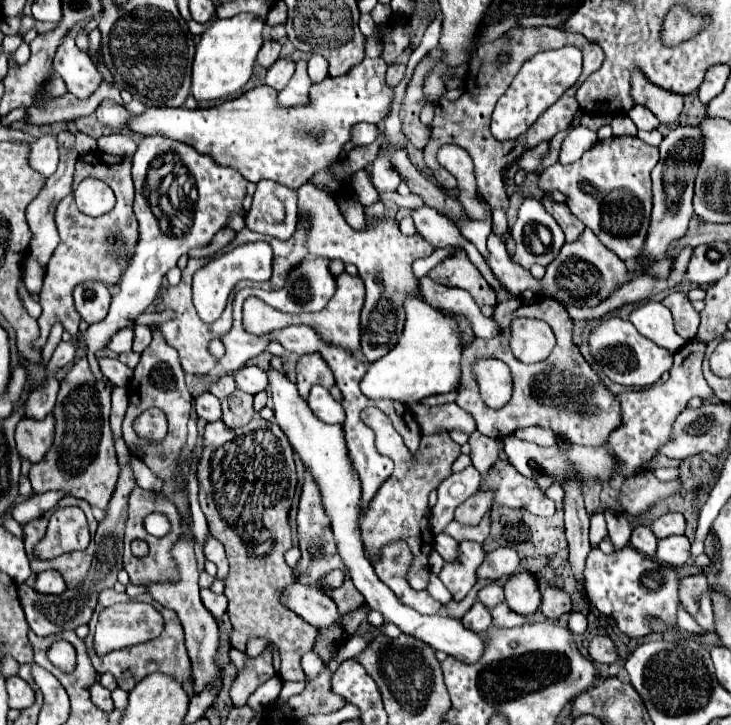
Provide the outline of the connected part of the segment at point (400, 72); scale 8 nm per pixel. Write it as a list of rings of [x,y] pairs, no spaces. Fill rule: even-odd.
[[[390,65],[388,67],[388,73],[386,73],[388,87],[396,87],[404,79],[404,71],[406,71],[404,65]]]

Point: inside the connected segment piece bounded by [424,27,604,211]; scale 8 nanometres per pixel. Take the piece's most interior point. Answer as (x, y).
(465, 122)

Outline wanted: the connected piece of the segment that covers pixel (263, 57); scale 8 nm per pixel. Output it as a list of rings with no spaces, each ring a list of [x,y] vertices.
[[[268,39],[268,41],[264,41],[264,45],[262,45],[262,49],[260,49],[260,53],[258,53],[258,65],[262,65],[262,67],[270,67],[270,65],[274,65],[274,61],[278,59],[278,55],[280,55],[280,43],[276,43],[276,41],[272,41],[272,39]]]

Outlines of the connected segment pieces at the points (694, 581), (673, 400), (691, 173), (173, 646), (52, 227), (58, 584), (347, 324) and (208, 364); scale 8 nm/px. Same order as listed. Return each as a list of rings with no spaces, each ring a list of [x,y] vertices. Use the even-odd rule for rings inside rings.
[[[692,575],[692,577],[684,577],[680,581],[680,601],[682,607],[690,613],[696,615],[700,609],[700,597],[702,593],[708,591],[708,579],[706,575]]]
[[[688,341],[680,351],[676,351],[668,381],[664,381],[660,387],[648,387],[642,391],[628,391],[628,393],[616,395],[616,399],[620,401],[620,407],[622,407],[620,409],[622,423],[616,431],[612,431],[608,435],[608,441],[604,443],[608,453],[618,461],[614,479],[632,477],[650,465],[646,461],[650,461],[658,453],[658,449],[672,439],[672,425],[692,397],[714,397],[712,389],[708,387],[706,379],[702,377],[704,351],[706,351],[704,343]]]
[[[676,127],[672,129],[660,143],[660,161],[652,169],[652,191],[654,191],[654,209],[652,209],[652,223],[648,229],[648,239],[642,251],[642,257],[650,257],[652,263],[644,273],[664,277],[672,267],[672,259],[666,255],[666,249],[672,241],[680,239],[686,229],[688,221],[694,215],[692,211],[692,195],[694,195],[694,179],[698,165],[702,161],[704,137],[700,127]]]
[[[104,589],[104,591],[100,593],[100,597],[98,597],[98,605],[96,605],[93,616],[88,623],[89,634],[86,639],[84,639],[84,641],[86,641],[86,647],[88,647],[88,655],[90,655],[92,663],[94,663],[94,667],[96,667],[100,673],[110,671],[110,673],[116,677],[118,687],[124,689],[124,691],[130,691],[140,679],[144,679],[144,677],[150,675],[152,671],[162,671],[162,673],[166,673],[166,675],[172,675],[172,677],[178,679],[180,683],[190,681],[190,671],[192,671],[192,667],[190,667],[190,659],[188,659],[186,647],[184,647],[184,631],[182,631],[182,625],[180,625],[180,621],[178,621],[178,615],[176,615],[174,611],[162,607],[162,605],[160,605],[158,601],[154,601],[148,593],[140,595],[138,599],[140,599],[141,602],[150,603],[152,607],[156,607],[156,609],[162,613],[164,623],[166,623],[166,625],[164,625],[164,631],[162,631],[160,637],[156,637],[154,641],[140,643],[140,645],[134,645],[134,647],[126,647],[126,649],[120,649],[120,651],[110,651],[110,653],[106,653],[104,657],[98,657],[98,655],[94,653],[93,637],[100,611],[104,609],[104,607],[108,607],[108,605],[130,601],[130,597],[126,592],[116,593],[114,589]]]
[[[74,147],[68,153],[70,153],[68,157],[60,157],[56,173],[48,177],[44,189],[38,193],[38,197],[26,209],[26,219],[28,219],[30,231],[32,231],[32,239],[30,239],[30,247],[28,247],[28,259],[36,261],[42,269],[46,269],[46,265],[48,265],[48,261],[52,257],[52,251],[58,245],[58,231],[56,231],[56,223],[54,223],[54,211],[56,211],[58,203],[72,191],[72,173],[74,173],[78,153],[76,153]]]
[[[44,571],[36,579],[36,591],[44,595],[62,595],[66,591],[64,577],[56,571]]]
[[[340,273],[336,277],[336,293],[328,301],[328,305],[318,313],[302,313],[300,317],[292,317],[296,323],[310,325],[326,343],[340,345],[352,353],[360,351],[360,307],[364,305],[364,283],[360,277],[352,277],[348,273]]]
[[[184,269],[184,271],[182,271],[182,281],[180,281],[176,287],[168,287],[168,289],[160,295],[160,303],[158,303],[156,311],[162,313],[162,311],[166,311],[166,309],[172,309],[172,311],[174,311],[174,319],[170,319],[170,321],[166,321],[166,323],[152,323],[152,325],[148,325],[148,327],[150,327],[150,331],[158,331],[158,329],[160,329],[162,337],[166,339],[166,343],[178,351],[178,355],[180,355],[180,365],[182,365],[184,373],[206,375],[206,373],[210,373],[210,371],[214,369],[214,365],[216,365],[216,359],[208,353],[208,343],[210,343],[210,339],[220,337],[222,333],[226,333],[228,327],[232,327],[232,304],[234,297],[239,290],[245,288],[245,286],[251,287],[251,284],[249,281],[238,283],[229,296],[224,315],[222,315],[216,323],[208,325],[208,323],[204,323],[204,321],[198,317],[198,313],[194,311],[194,305],[192,305],[192,273],[194,273],[194,271],[196,271],[196,269]]]

